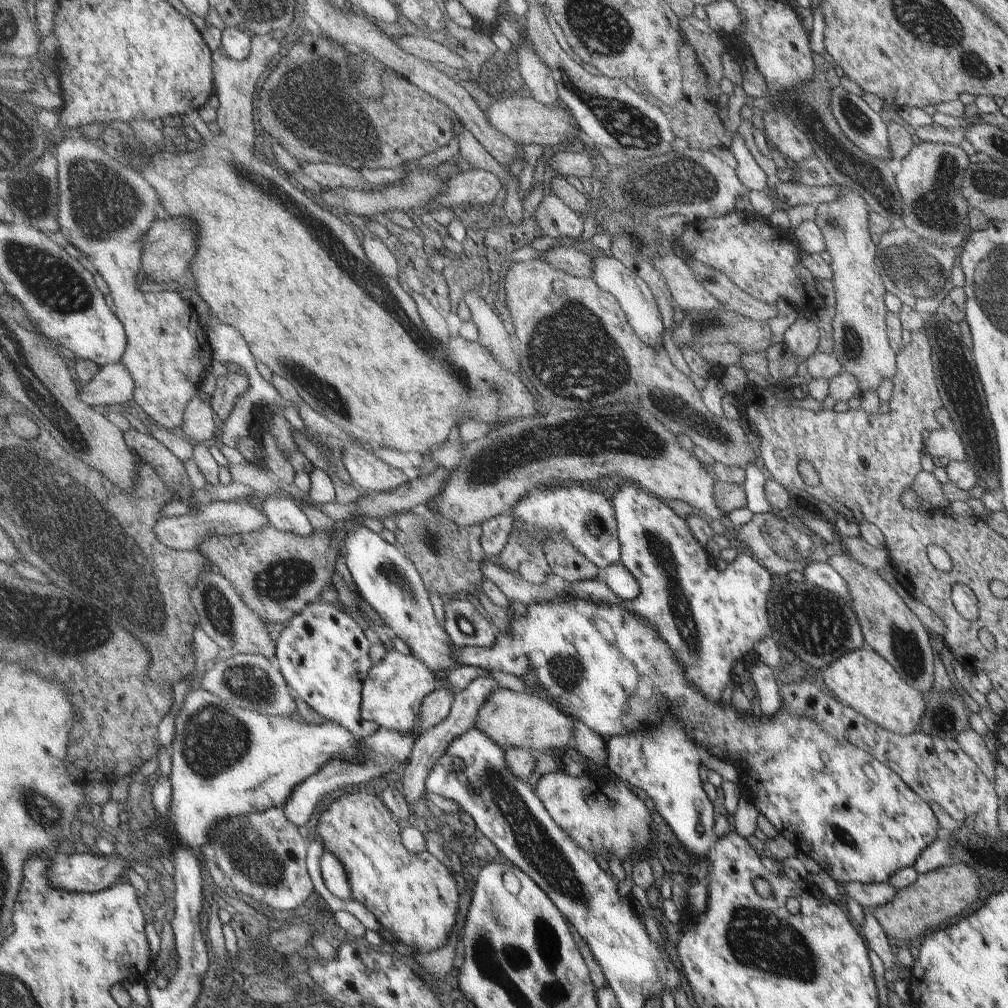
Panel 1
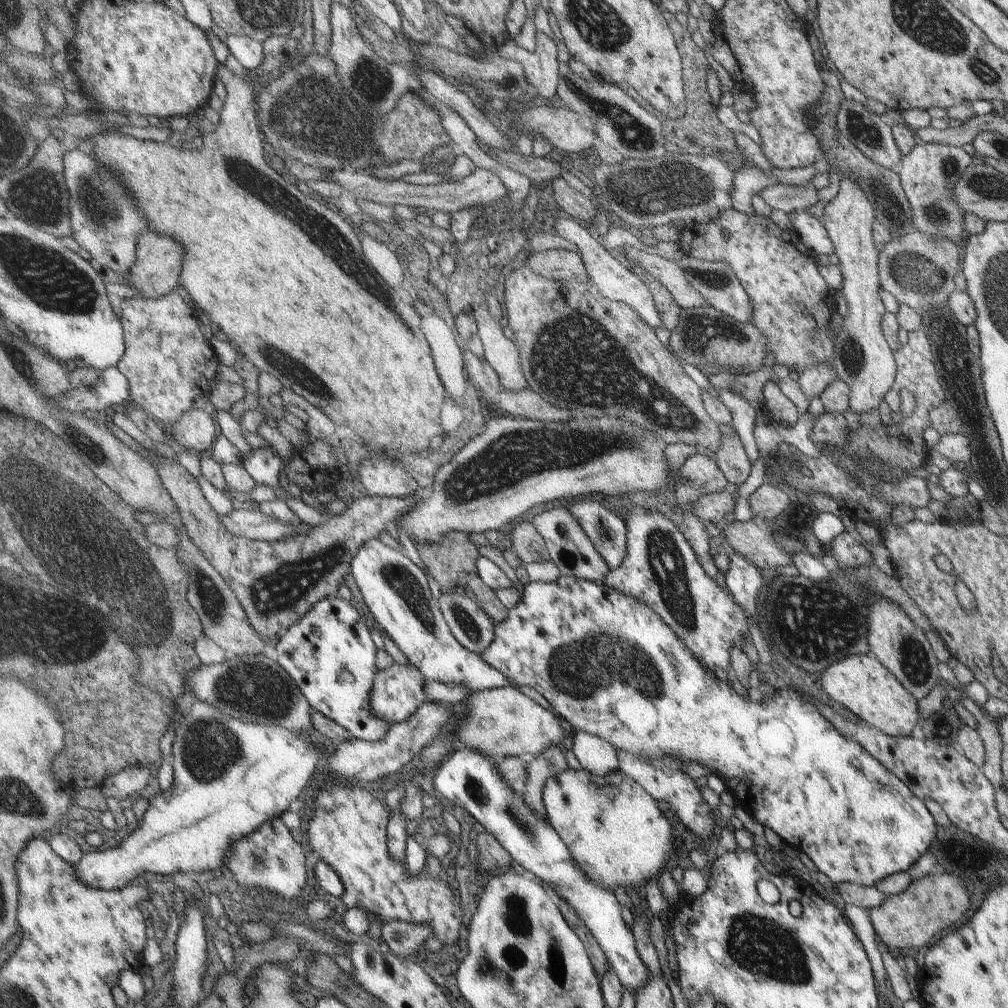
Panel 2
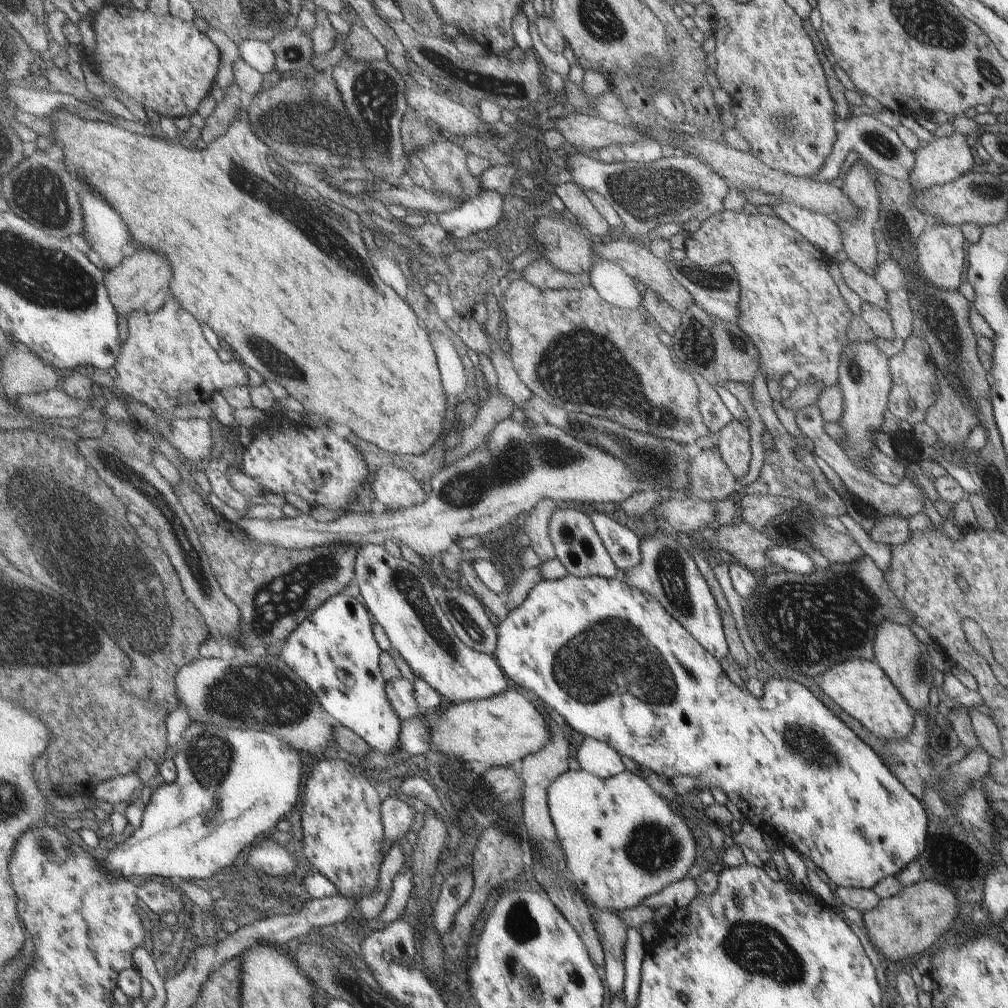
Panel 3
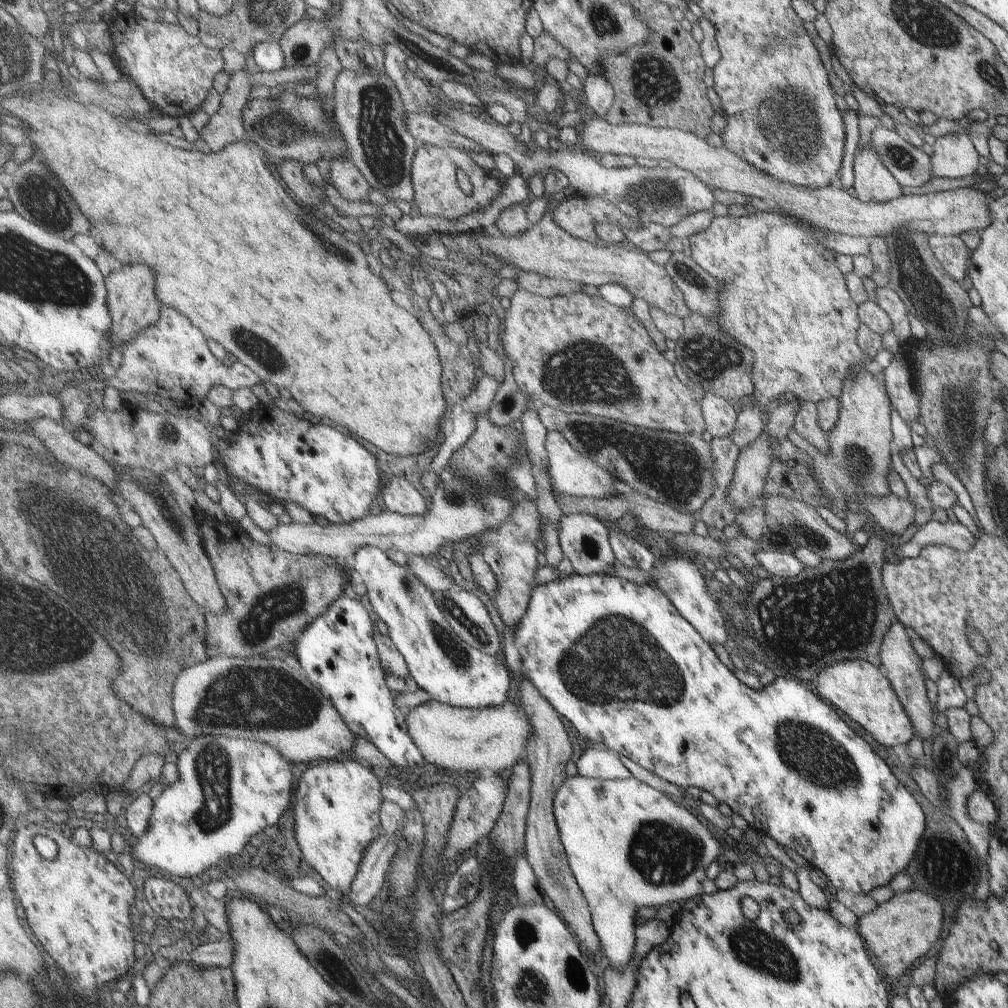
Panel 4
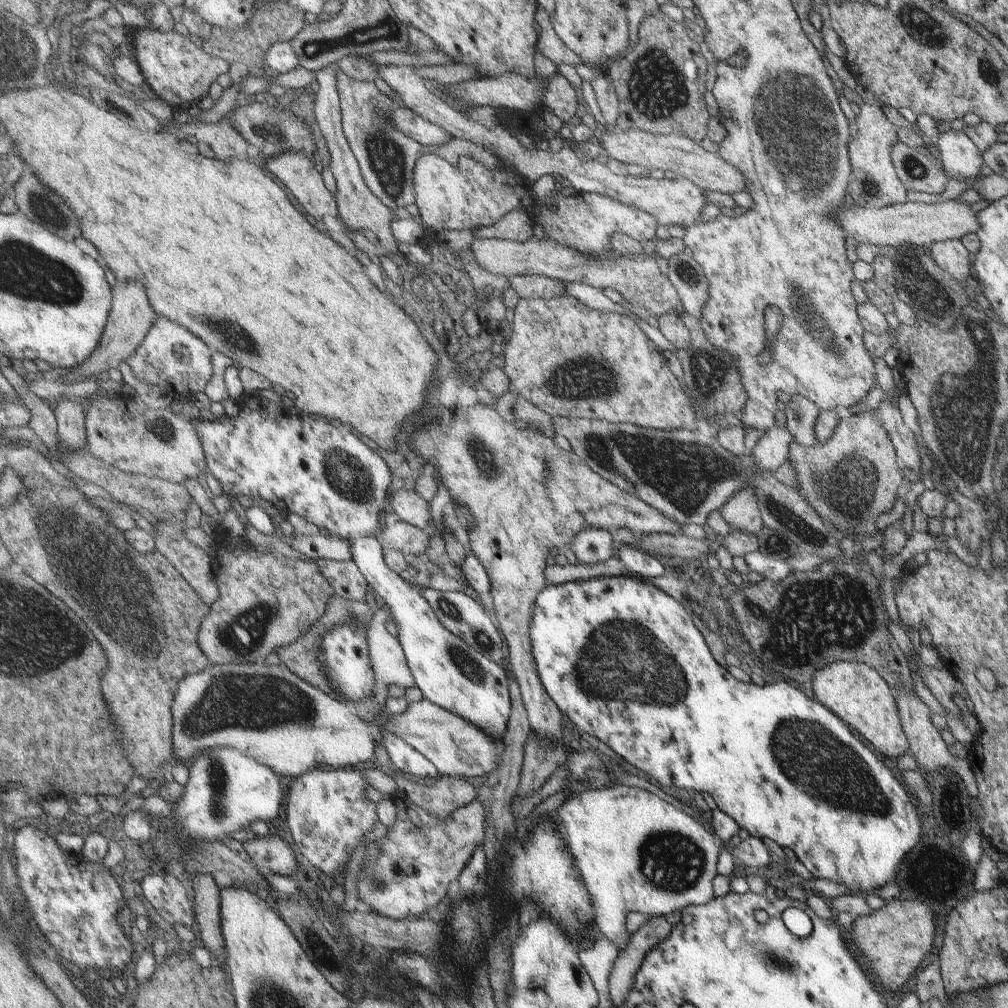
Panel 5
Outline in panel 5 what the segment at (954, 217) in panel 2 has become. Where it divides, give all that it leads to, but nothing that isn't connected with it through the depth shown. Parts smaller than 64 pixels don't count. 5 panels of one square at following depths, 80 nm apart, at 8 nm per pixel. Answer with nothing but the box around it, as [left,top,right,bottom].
[934,129,984,180]

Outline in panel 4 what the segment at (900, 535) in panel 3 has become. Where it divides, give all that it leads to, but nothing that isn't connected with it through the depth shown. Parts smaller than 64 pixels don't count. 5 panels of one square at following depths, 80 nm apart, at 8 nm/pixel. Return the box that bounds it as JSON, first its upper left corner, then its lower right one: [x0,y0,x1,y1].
[738,538,897,682]

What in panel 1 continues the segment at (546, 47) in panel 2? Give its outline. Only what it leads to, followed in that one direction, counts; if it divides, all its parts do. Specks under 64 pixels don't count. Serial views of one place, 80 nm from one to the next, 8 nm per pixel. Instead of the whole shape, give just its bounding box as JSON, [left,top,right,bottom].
[518,45,559,105]

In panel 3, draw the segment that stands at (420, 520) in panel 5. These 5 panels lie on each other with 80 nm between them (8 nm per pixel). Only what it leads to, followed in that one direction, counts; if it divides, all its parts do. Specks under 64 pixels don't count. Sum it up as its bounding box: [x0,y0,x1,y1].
[372,465,427,510]

